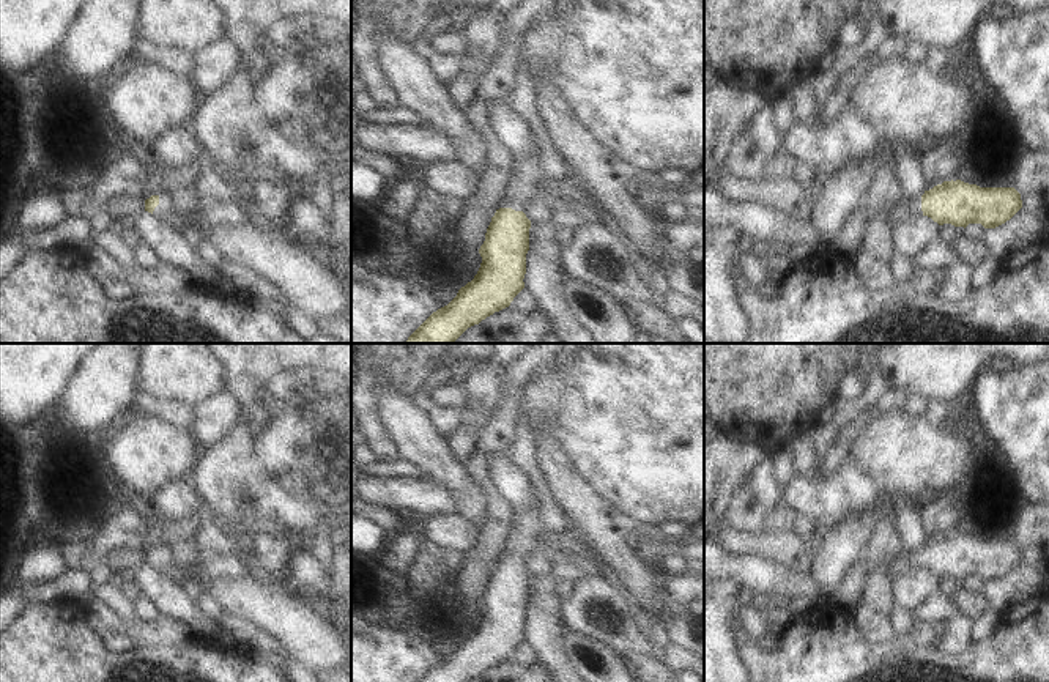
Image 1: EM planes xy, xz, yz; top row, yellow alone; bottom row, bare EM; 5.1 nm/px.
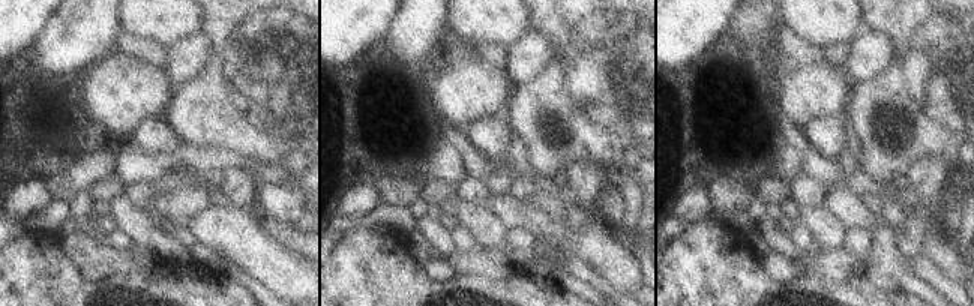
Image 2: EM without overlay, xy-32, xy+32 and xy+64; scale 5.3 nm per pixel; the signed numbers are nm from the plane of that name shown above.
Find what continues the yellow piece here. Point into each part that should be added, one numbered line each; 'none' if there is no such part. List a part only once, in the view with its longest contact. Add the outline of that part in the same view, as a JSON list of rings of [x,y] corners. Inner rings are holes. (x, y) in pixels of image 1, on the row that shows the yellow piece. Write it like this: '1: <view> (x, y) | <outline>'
1: xy (207, 216) | [[[170,194],[159,195],[159,205],[154,208],[153,214],[164,224],[169,224],[178,230],[184,227],[197,227],[200,230],[213,232],[224,224],[239,224],[243,221],[241,213],[235,213],[230,202],[209,202],[198,203],[194,211],[176,213],[173,209]]]

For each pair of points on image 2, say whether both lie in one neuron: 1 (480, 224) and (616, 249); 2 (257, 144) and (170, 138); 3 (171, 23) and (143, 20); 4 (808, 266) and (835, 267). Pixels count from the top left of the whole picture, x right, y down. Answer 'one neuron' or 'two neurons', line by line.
1: two neurons
2: two neurons
3: one neuron
4: one neuron

